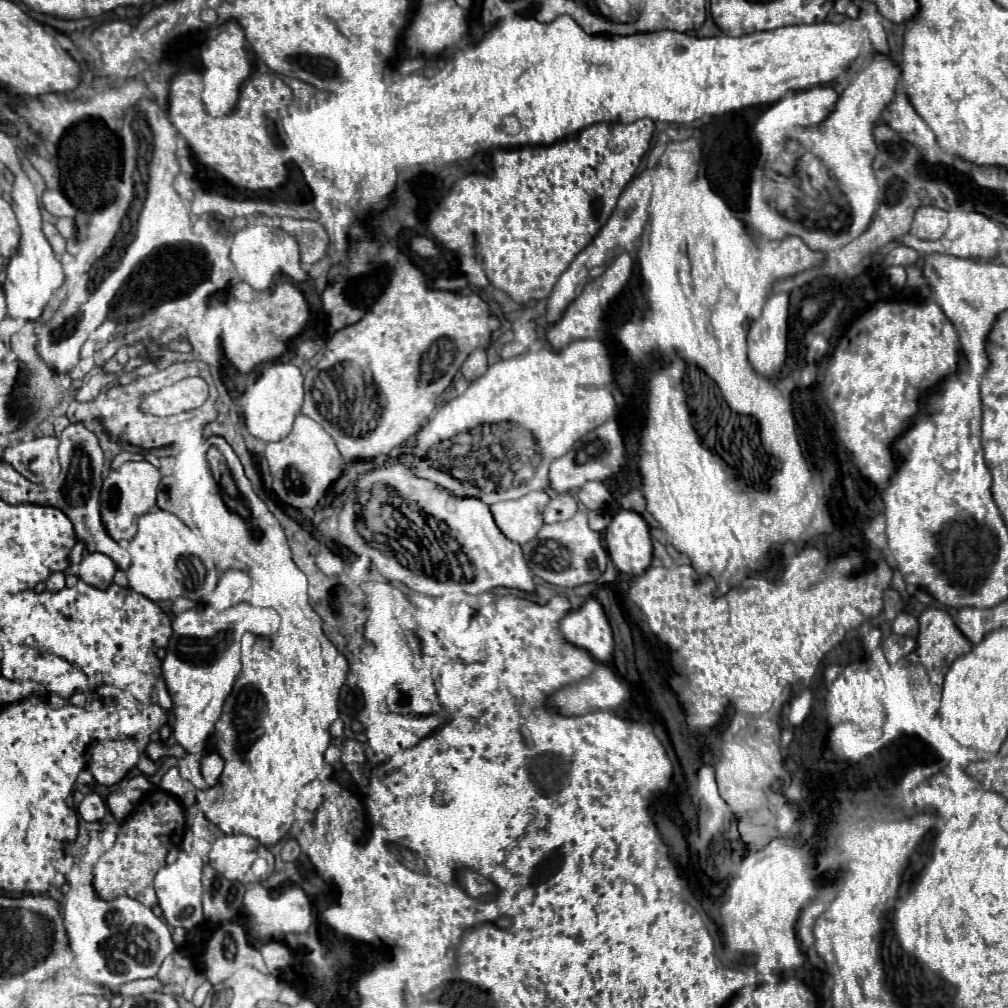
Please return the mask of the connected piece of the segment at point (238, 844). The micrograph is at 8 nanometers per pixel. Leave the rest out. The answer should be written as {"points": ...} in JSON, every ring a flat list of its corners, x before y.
{"points":[[222,835,212,843,212,851,210,851,210,865,222,873,228,881,240,881,240,883,256,883,260,881,260,877,254,875,252,865,258,857,258,841,254,841,248,835]]}

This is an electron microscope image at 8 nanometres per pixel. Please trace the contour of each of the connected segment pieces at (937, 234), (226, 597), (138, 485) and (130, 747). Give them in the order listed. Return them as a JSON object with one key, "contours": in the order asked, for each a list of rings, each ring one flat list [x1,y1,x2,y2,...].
{"contours":[[[922,205,916,209,914,213,914,221,912,221,912,229,910,235,918,237,918,239,940,239,948,227,948,213,944,209,932,207,932,205]],[[230,569,220,575,214,593,208,597,208,603,218,611,226,611,228,607,248,601,248,597,250,597,250,577,244,571]],[[128,461,122,467,110,471,110,475,104,479,104,485,102,485,100,515,112,539,130,541,134,537,138,517,154,509,156,489,160,485,160,479,162,479,160,469,148,461]],[[106,739,96,745,88,769,98,785,112,787,130,773,138,759,140,749,132,739]]]}

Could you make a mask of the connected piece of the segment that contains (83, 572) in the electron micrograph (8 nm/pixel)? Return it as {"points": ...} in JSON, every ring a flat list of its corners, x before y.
{"points":[[86,553,80,563,80,579,94,587,108,587,116,573,114,561,102,553]]}

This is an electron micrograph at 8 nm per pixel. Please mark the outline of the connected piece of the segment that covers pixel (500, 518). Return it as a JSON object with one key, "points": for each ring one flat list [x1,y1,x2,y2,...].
{"points":[[534,491,518,501,500,501,490,505,498,529,514,543,528,543,540,531,542,509,550,503,546,491]]}

